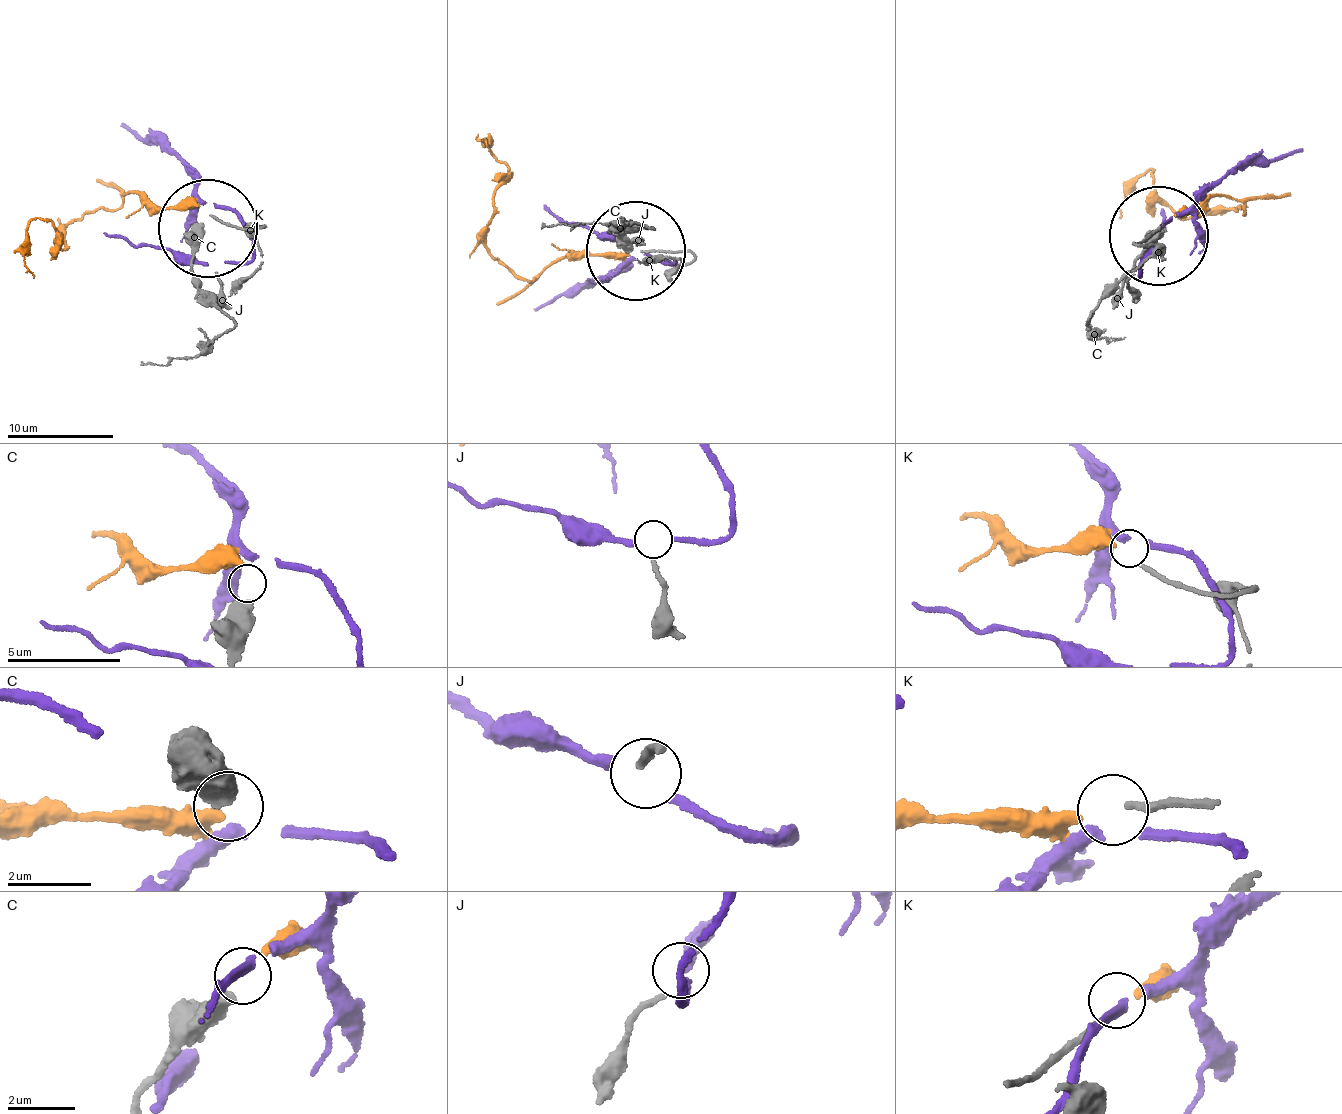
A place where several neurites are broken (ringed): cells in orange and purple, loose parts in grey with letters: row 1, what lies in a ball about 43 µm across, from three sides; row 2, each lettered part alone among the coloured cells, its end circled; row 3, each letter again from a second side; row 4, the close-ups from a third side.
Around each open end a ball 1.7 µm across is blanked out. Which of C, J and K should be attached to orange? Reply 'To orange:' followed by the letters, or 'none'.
To orange: K

